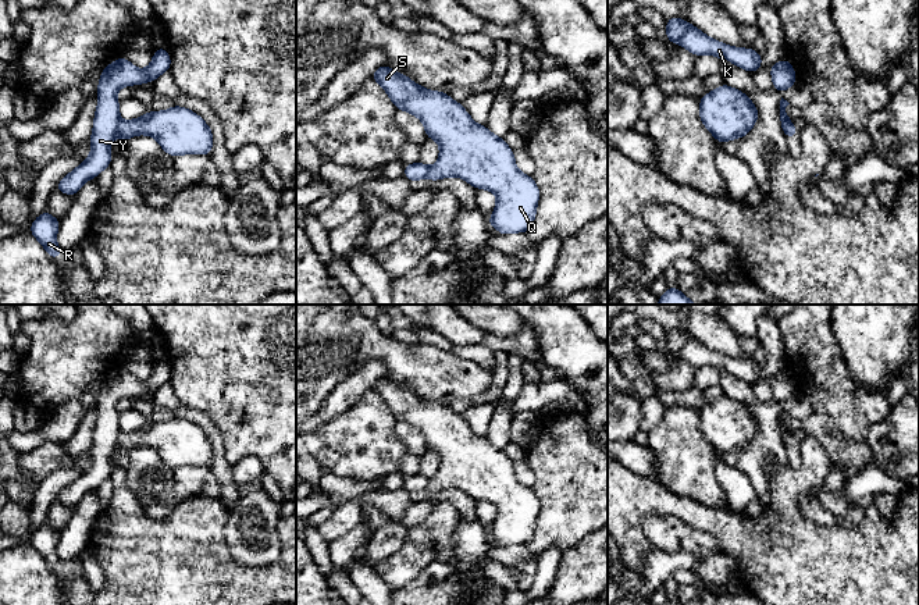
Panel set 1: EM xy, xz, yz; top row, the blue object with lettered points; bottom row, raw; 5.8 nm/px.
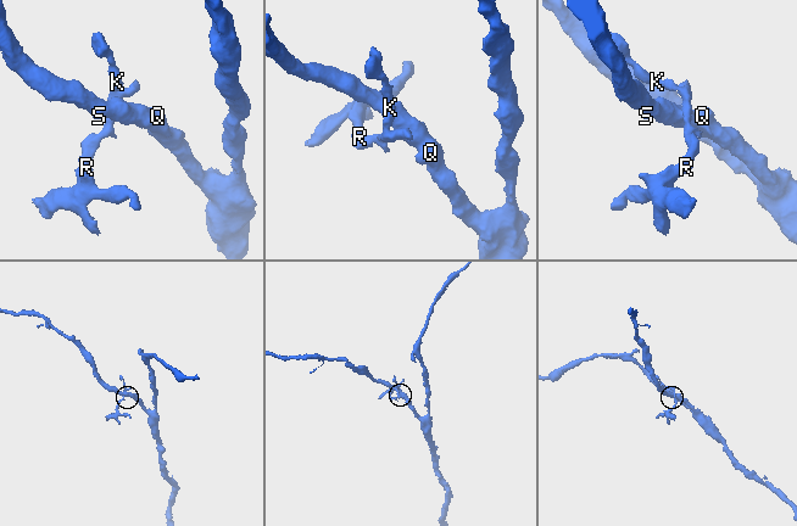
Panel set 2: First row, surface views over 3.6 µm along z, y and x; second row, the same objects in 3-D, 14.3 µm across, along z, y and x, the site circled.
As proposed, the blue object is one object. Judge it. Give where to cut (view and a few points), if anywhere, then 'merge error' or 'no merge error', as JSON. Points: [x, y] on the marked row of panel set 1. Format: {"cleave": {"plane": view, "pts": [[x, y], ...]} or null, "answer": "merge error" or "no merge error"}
{"cleave": {"plane": "xy", "pts": [[121, 121], [114, 135]]}, "answer": "merge error"}

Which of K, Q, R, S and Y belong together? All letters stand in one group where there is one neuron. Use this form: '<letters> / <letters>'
K R Y / Q S

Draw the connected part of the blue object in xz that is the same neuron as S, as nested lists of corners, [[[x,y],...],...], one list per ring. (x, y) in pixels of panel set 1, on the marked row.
[[[385,64],[380,65],[371,78],[382,86],[398,110],[407,111],[421,120],[427,139],[438,142],[439,159],[430,167],[427,175],[430,181],[459,177],[475,189],[494,192],[496,206],[488,224],[501,235],[527,234],[532,228],[539,188],[530,175],[517,168],[514,153],[503,138],[495,136],[485,125],[475,124],[462,103],[450,99],[446,92],[428,90]]]

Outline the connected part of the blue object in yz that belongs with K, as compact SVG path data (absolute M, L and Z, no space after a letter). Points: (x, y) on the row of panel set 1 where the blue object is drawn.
M678 15L666 19L666 38L672 43L681 45L694 56L712 54L719 60L727 58L734 65L751 74L762 67L762 57L755 49L733 47L710 39L691 22L685 22Z

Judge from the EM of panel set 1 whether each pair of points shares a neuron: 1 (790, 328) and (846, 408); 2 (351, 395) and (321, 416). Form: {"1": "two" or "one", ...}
{"1": "one", "2": "one"}

